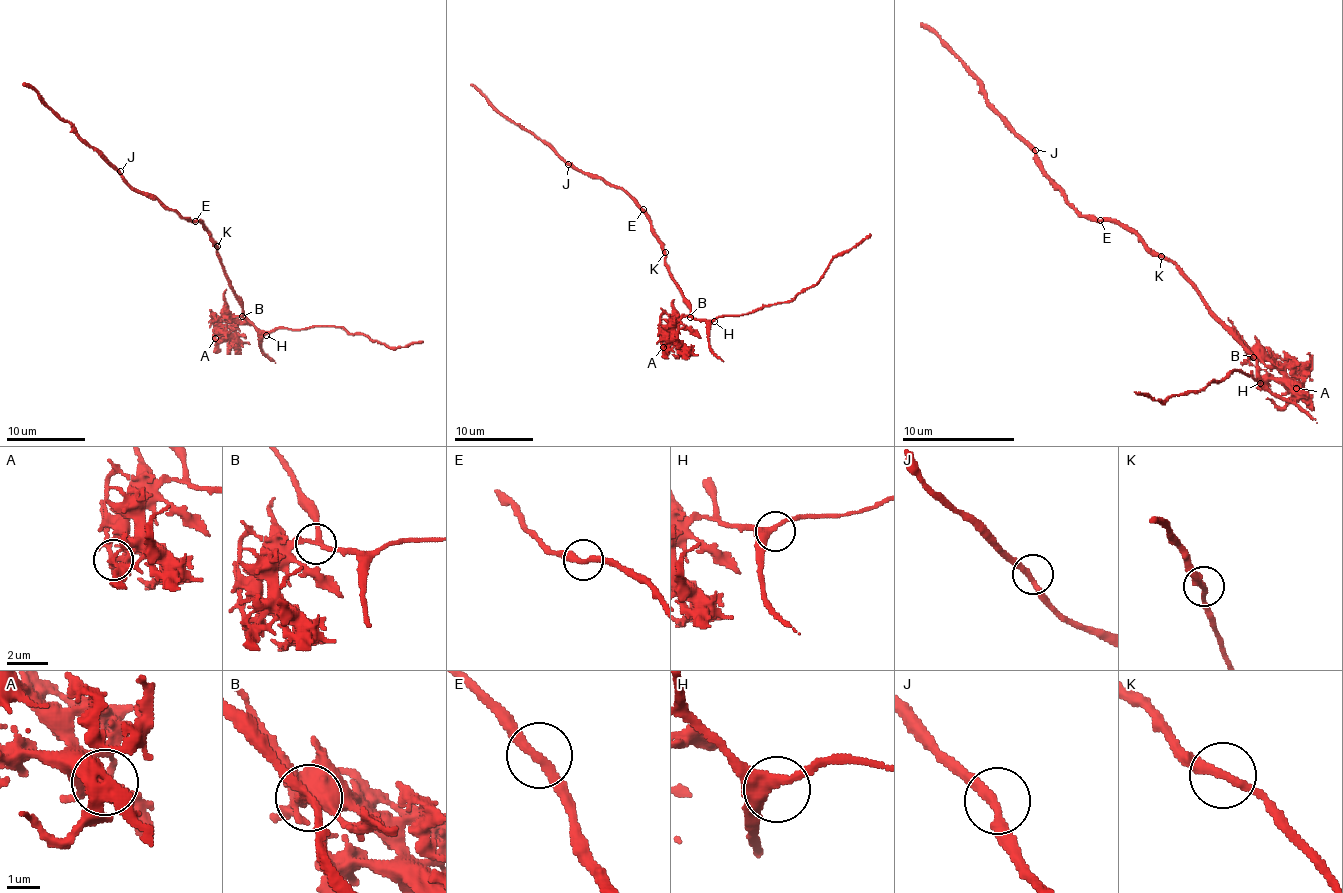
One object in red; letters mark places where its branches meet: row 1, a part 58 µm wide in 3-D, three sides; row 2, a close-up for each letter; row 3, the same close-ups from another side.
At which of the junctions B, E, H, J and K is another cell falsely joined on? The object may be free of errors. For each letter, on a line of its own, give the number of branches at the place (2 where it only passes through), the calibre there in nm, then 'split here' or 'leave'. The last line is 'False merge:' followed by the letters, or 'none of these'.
B: 3 | 220 nm | split here
E: 2 | 280 nm | leave
H: 3 | 320 nm | leave
J: 2 | 280 nm | leave
K: 2 | 280 nm | leave
False merge: B

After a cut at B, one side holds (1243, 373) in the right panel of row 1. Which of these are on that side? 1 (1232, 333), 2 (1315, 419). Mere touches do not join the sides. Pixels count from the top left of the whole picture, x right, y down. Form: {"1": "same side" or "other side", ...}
{"1": "same side", "2": "same side"}

